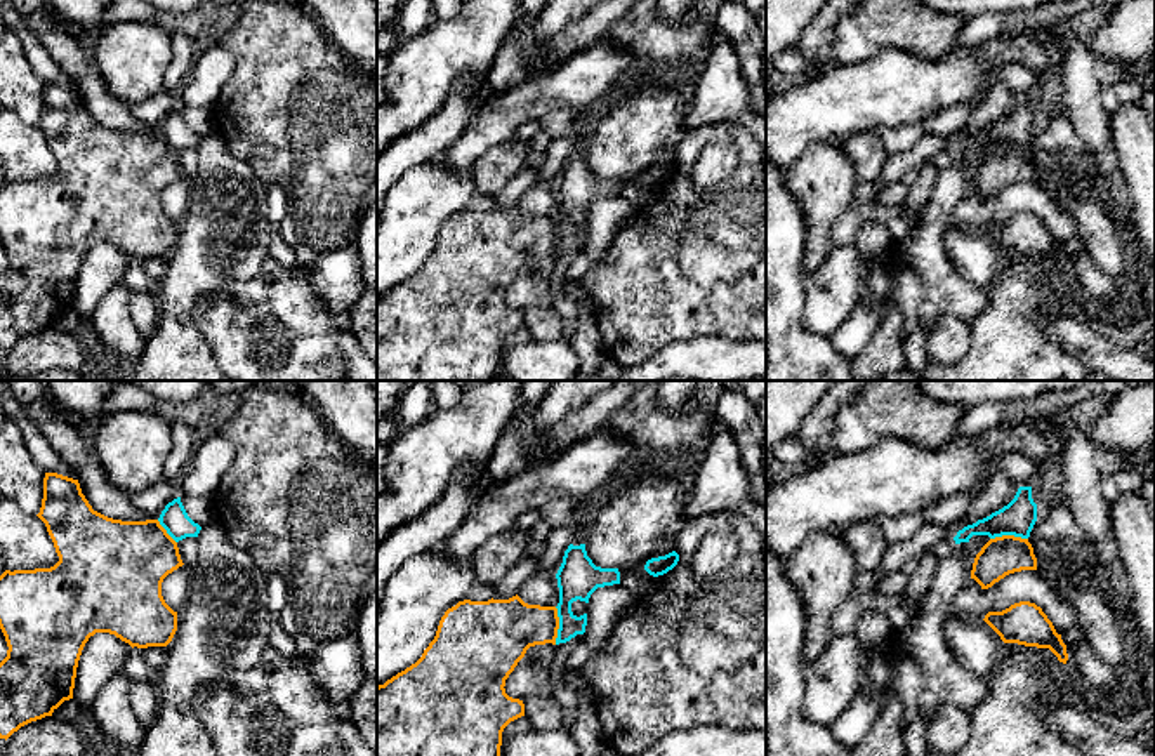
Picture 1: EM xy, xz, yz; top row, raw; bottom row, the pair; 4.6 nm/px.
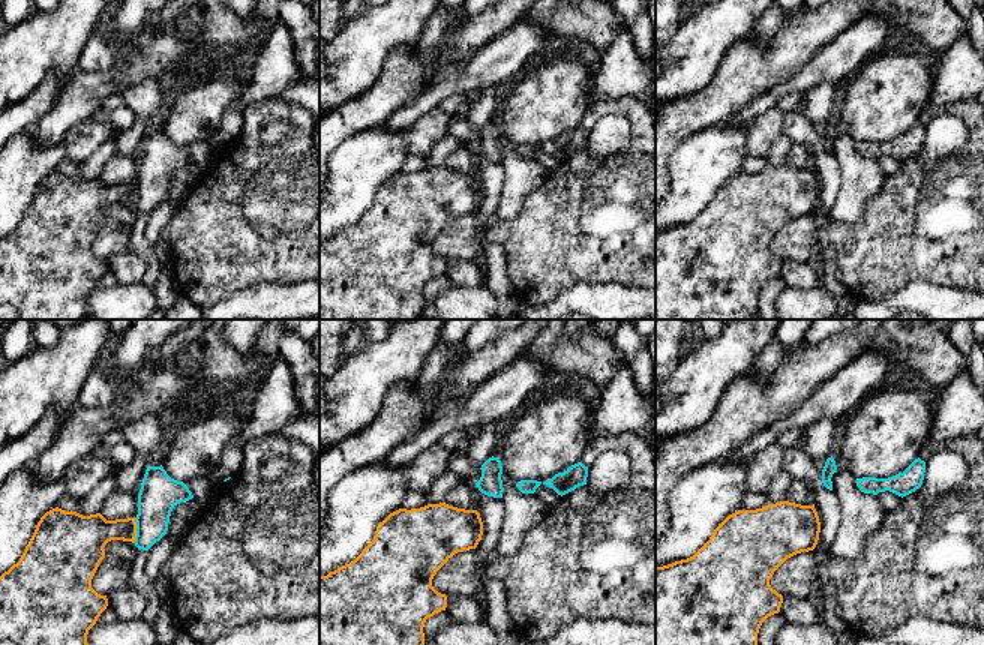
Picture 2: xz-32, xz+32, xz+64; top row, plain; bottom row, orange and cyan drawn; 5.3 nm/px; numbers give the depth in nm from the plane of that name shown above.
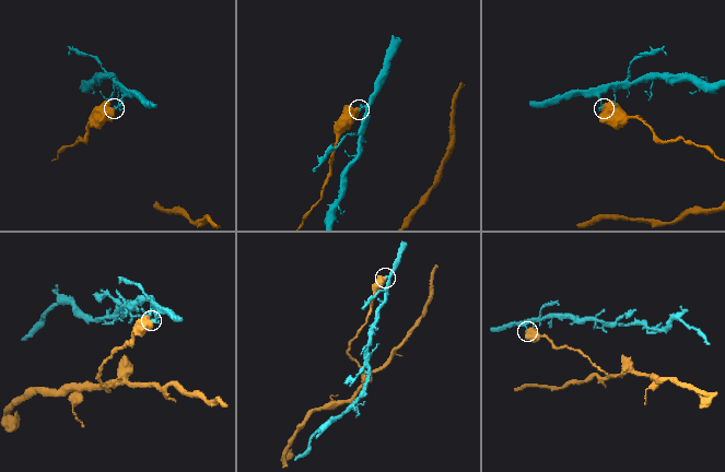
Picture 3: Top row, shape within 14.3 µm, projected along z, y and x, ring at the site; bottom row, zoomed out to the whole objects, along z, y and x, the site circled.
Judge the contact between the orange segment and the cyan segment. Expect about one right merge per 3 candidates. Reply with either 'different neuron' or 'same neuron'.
different neuron

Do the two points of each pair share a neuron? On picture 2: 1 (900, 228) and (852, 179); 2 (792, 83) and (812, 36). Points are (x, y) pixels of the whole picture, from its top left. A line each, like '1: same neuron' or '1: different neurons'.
1: different neurons
2: different neurons

